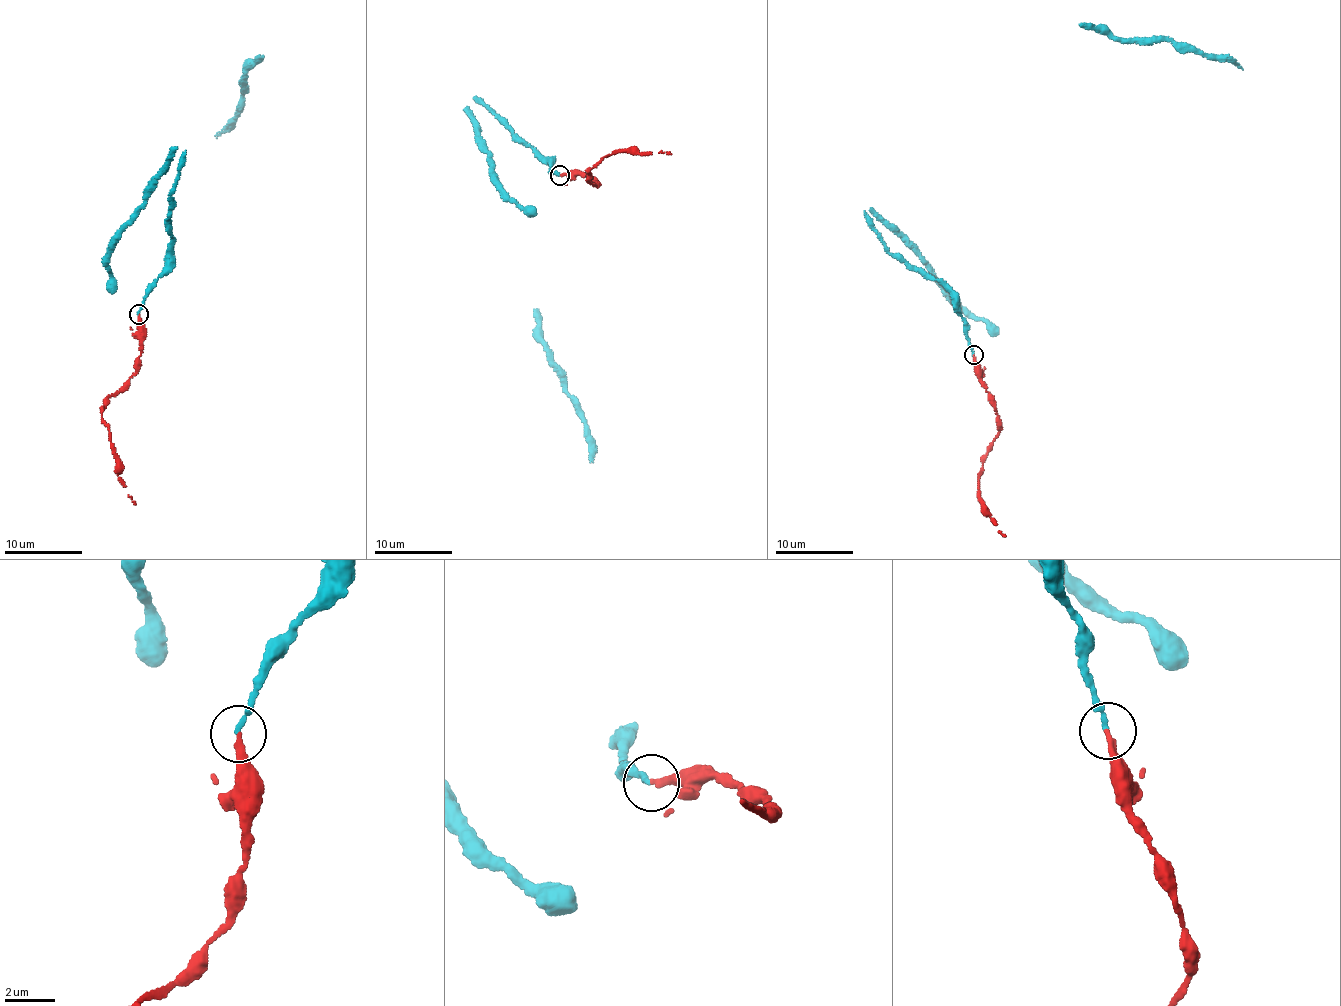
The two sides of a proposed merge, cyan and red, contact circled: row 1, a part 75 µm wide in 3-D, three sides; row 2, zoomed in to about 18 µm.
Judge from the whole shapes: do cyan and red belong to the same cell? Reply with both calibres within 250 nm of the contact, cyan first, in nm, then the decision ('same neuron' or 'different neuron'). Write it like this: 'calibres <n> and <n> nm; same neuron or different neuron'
calibres 220 and 280 nm; same neuron

